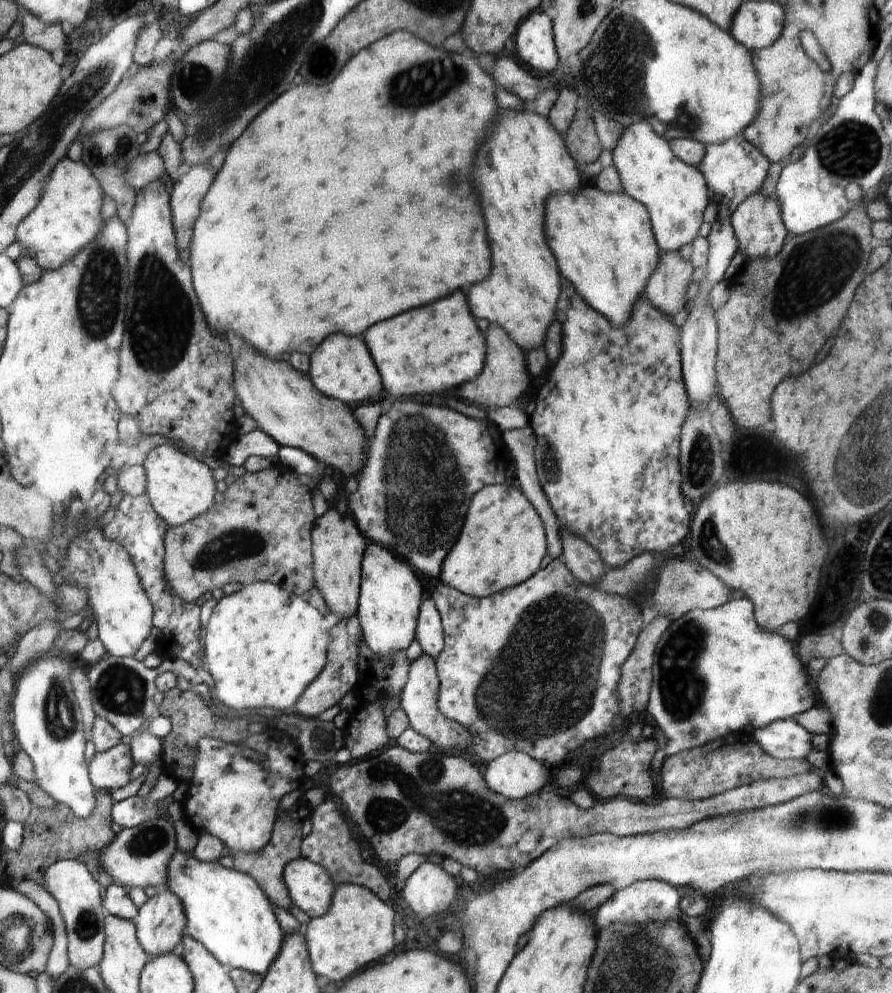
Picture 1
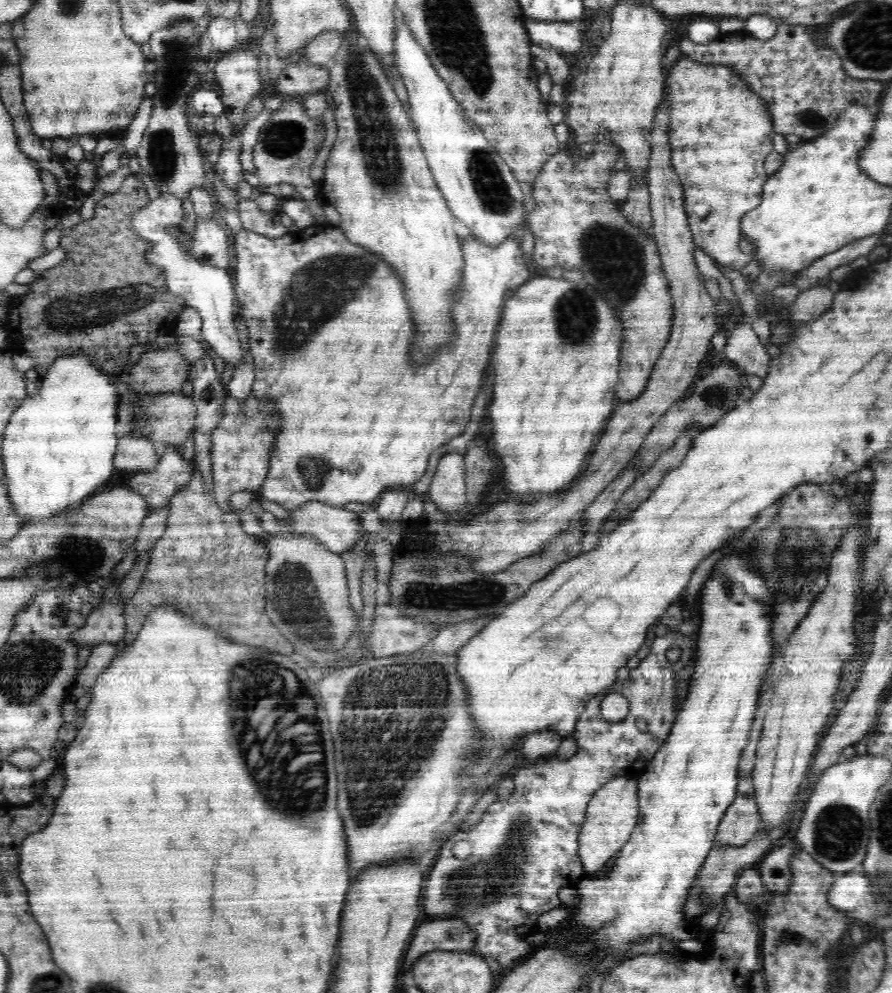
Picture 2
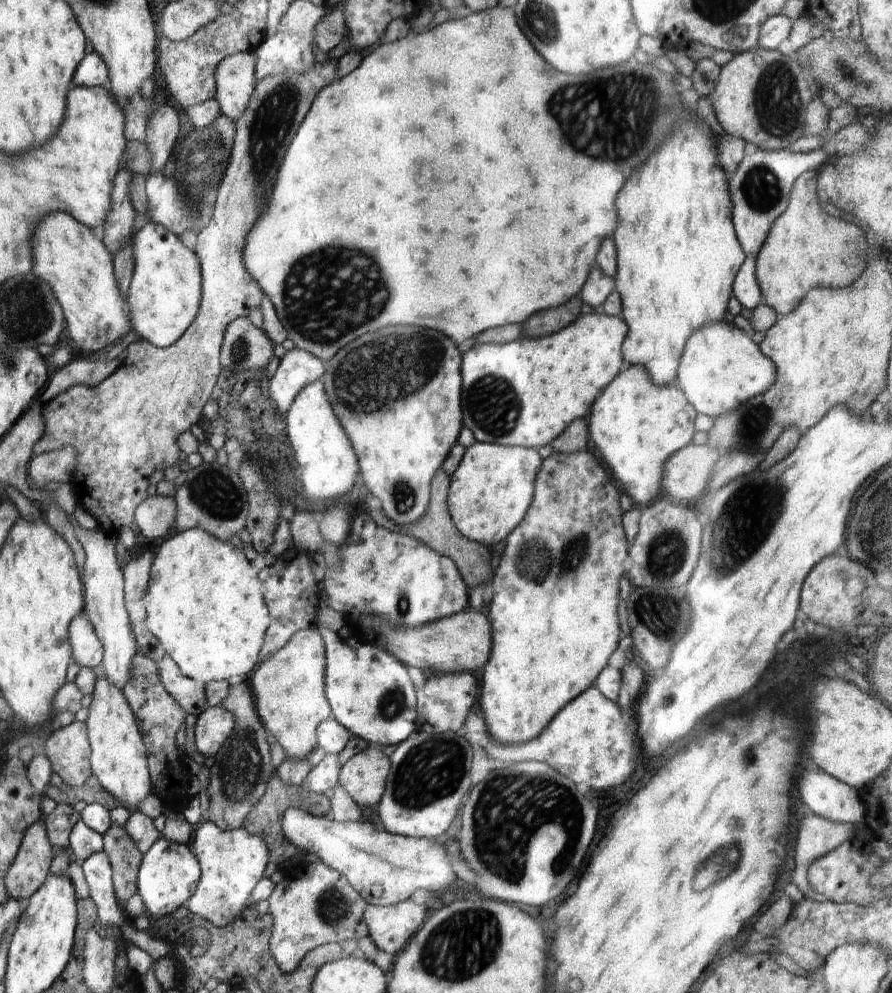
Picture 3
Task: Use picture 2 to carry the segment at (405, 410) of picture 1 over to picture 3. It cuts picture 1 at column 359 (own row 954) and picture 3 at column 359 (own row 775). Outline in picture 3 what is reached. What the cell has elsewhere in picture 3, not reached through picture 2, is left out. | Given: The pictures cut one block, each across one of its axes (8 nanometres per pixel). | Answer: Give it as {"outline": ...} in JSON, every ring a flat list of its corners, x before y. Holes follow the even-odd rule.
{"outline":[[370,513,360,514,350,526,350,534,346,541,339,547,340,560,334,568,326,568,323,592,327,594,328,606,337,609,344,617,346,628,349,627,352,638,376,644,386,649,382,636,376,636,372,630,364,628,362,618,364,616,380,616,386,622,392,622,394,626,422,626,426,622,434,622,446,616,452,616,469,605,469,591,458,567,451,558,438,554,430,546,418,542,416,538,402,534,402,532,390,532,386,528,378,528,376,522,370,518]]}

